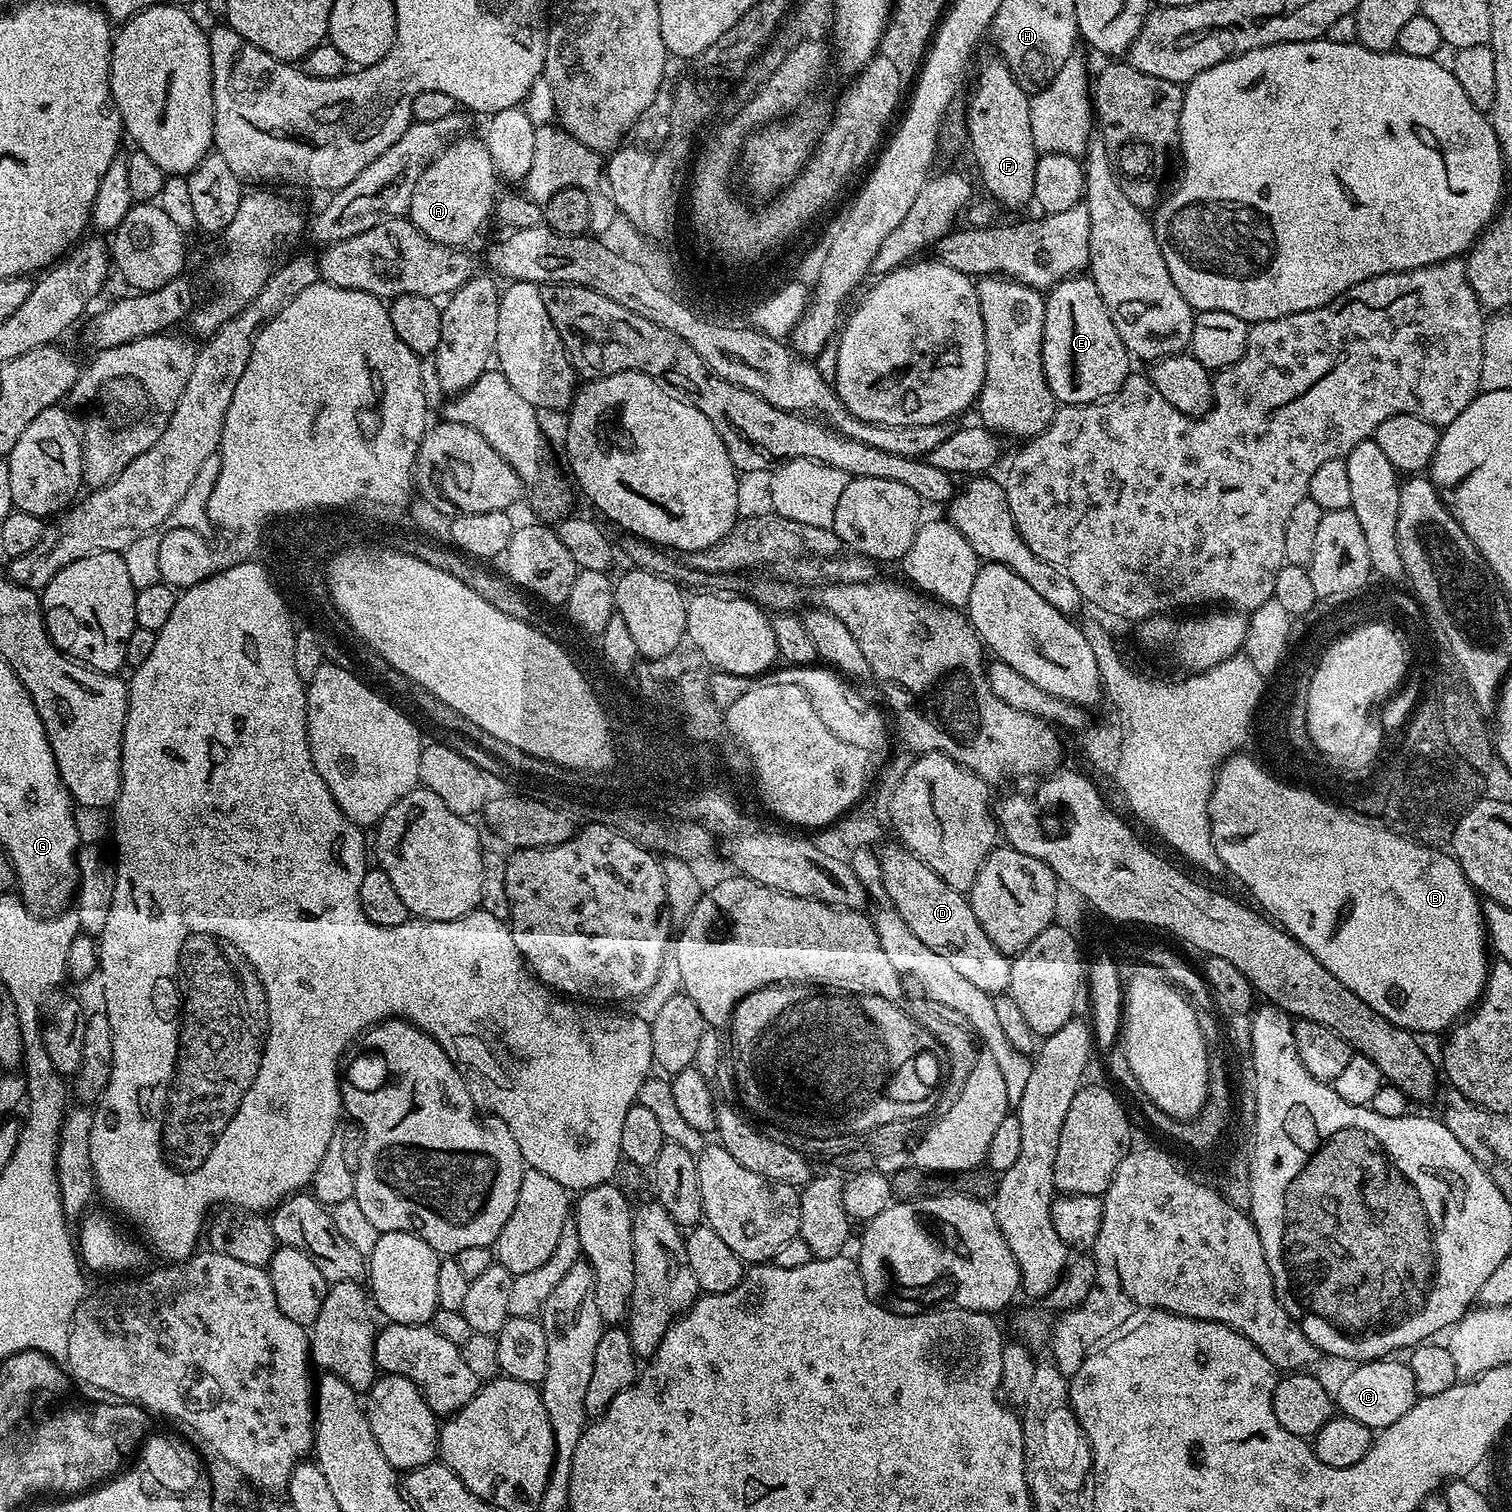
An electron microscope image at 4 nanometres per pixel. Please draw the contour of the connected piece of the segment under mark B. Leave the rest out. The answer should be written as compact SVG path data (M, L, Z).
M1233 754L1220 765L1216 785L1212 787L1212 797L1208 803L1208 816L1212 819L1212 845L1214 850L1218 850L1218 858L1226 872L1228 868L1234 879L1241 880L1252 891L1253 898L1257 900L1255 903L1307 952L1312 952L1314 958L1318 958L1318 962L1322 962L1322 966L1326 966L1326 970L1330 970L1330 974L1334 974L1334 978L1338 978L1338 982L1346 986L1346 990L1358 994L1358 998L1362 998L1362 1002L1366 1002L1370 1010L1378 1010L1382 1018L1394 1022L1399 1028L1407 1028L1413 1034L1440 1032L1448 1027L1451 1029L1454 1022L1480 1003L1490 967L1490 941L1486 935L1482 900L1466 878L1456 857L1427 844L1420 848L1404 844L1404 840L1396 840L1396 836L1384 836L1380 828L1364 828L1360 820L1354 819L1351 811L1343 812L1344 808L1339 803L1331 804L1330 801L1323 800L1319 791L1311 787L1295 788L1295 783L1285 782L1263 763L1259 764L1248 756L1240 755L1244 754Z

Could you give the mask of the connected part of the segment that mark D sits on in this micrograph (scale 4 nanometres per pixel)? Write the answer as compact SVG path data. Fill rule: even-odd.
M903 846L888 848L879 853L884 889L888 895L887 903L918 934L918 938L934 954L942 954L953 964L958 974L963 974L969 982L974 982L978 990L989 994L1007 993L1010 982L1010 966L1012 960L999 952L990 942L986 930L974 918L974 910L968 903L965 893L954 890L920 861L913 852Z

